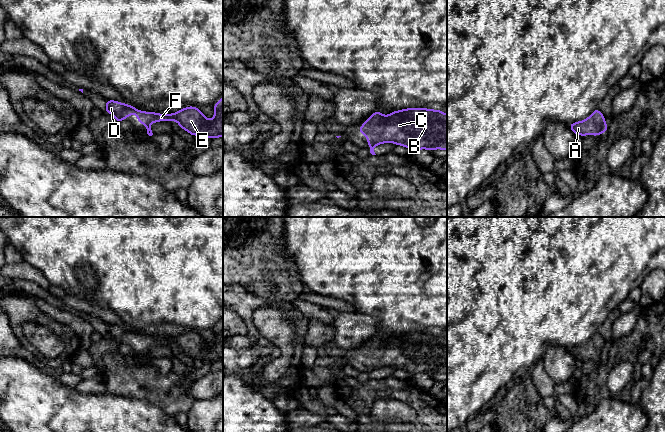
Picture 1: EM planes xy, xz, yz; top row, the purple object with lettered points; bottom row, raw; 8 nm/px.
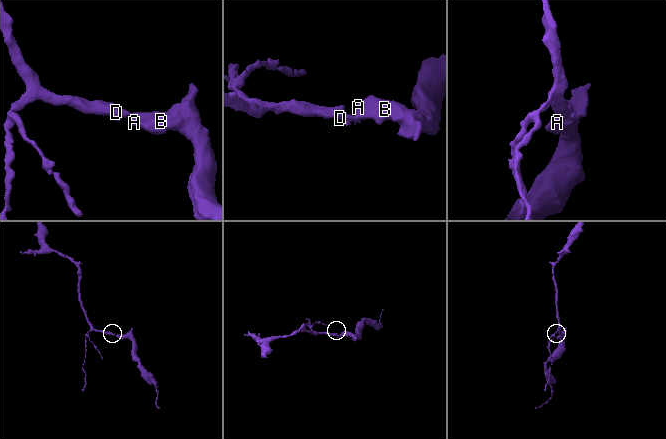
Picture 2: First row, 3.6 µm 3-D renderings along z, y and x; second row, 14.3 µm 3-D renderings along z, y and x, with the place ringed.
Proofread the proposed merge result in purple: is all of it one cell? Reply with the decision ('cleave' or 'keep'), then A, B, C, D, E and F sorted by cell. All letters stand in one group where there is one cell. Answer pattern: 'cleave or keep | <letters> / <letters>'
keep | A B C D E F

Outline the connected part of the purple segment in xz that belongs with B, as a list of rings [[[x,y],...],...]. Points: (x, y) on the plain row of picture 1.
[[[408,332],[394,335],[388,340],[380,336],[374,336],[359,352],[360,357],[364,358],[370,370],[370,377],[376,379],[374,370],[382,367],[392,366],[409,372],[412,377],[418,373],[447,374],[447,338],[441,334],[425,332]]]

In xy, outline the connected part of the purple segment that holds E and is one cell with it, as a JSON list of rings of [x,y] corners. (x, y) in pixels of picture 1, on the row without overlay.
[[[223,320],[214,329],[214,335],[214,343],[208,344],[201,334],[193,330],[183,332],[174,338],[157,338],[155,336],[142,336],[133,330],[118,325],[106,324],[105,336],[114,339],[117,347],[131,338],[136,338],[138,347],[146,349],[146,356],[149,360],[153,359],[149,351],[151,347],[175,344],[182,353],[188,355],[192,360],[199,359],[202,362],[210,361],[213,363],[223,361]]]

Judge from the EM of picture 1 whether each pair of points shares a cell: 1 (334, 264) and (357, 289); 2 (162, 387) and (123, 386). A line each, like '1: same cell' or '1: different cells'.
1: same cell
2: same cell

